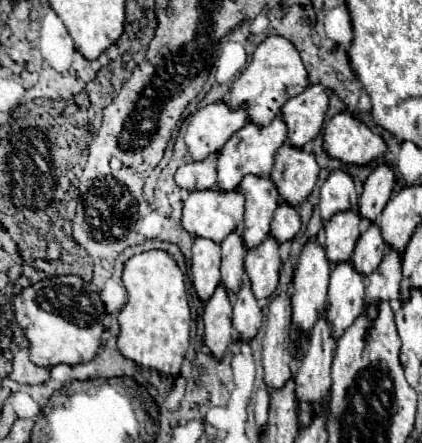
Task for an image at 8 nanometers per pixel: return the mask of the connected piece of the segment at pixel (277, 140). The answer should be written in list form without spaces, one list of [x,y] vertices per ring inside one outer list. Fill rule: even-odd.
[[[275,116],[271,124],[267,126],[259,126],[253,124],[251,120],[245,124],[245,128],[237,130],[225,144],[225,148],[221,148],[219,152],[219,160],[217,160],[217,188],[221,190],[233,190],[237,188],[237,184],[241,182],[241,178],[245,174],[257,174],[257,176],[269,176],[271,168],[273,168],[273,158],[277,148],[285,142],[287,138],[287,128],[285,128],[285,120],[283,116]]]

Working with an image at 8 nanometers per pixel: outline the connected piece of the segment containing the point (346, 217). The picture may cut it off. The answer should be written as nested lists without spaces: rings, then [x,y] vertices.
[[[349,208],[345,212],[337,212],[325,224],[325,248],[327,258],[335,264],[341,260],[349,260],[357,238],[361,234],[361,214],[357,208]]]

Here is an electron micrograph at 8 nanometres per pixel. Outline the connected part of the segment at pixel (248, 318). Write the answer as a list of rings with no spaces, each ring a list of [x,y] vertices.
[[[243,282],[233,302],[233,326],[243,340],[251,340],[261,328],[261,322],[263,322],[263,312],[259,308],[257,298],[253,296],[251,284]]]

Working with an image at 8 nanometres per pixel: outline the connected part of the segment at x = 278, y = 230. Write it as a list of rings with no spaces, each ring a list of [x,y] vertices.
[[[279,204],[275,210],[275,218],[271,224],[273,238],[281,244],[289,238],[295,238],[295,234],[301,228],[301,218],[295,208],[289,208],[289,204]]]

